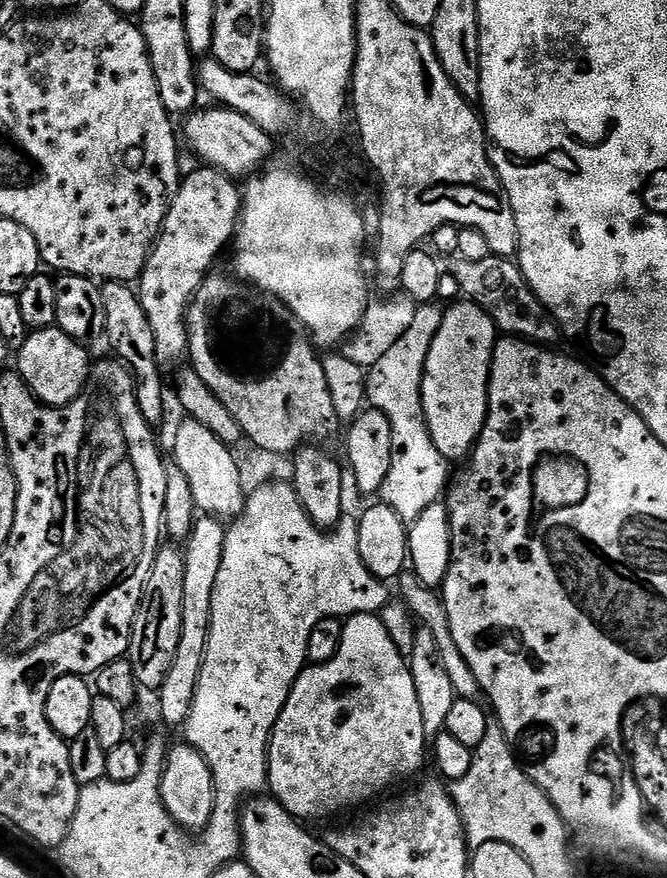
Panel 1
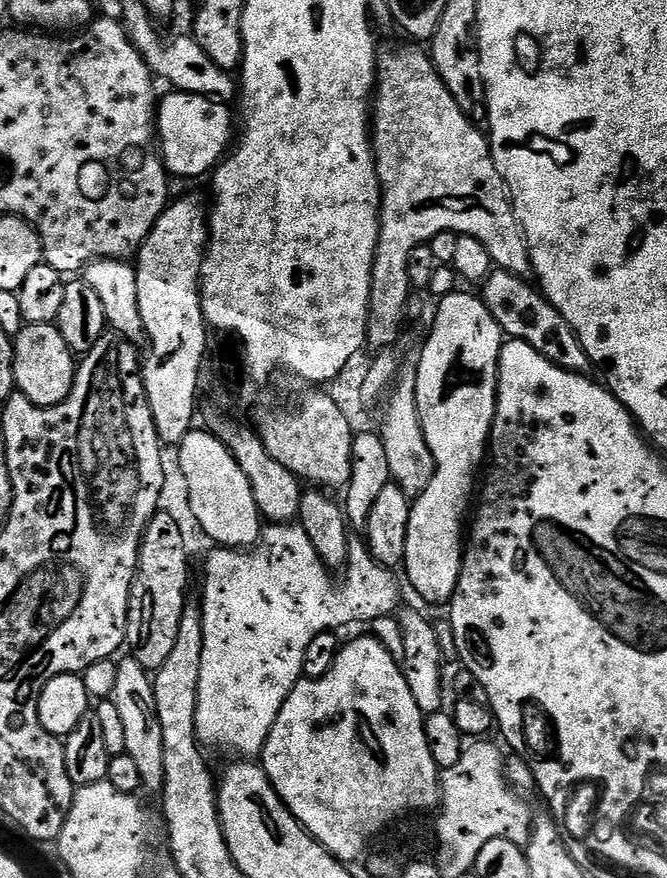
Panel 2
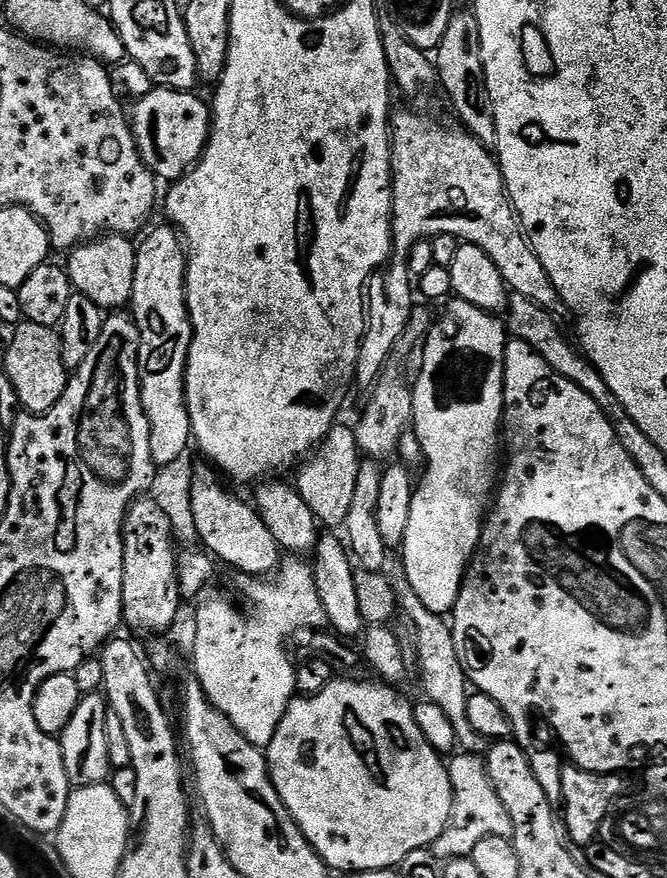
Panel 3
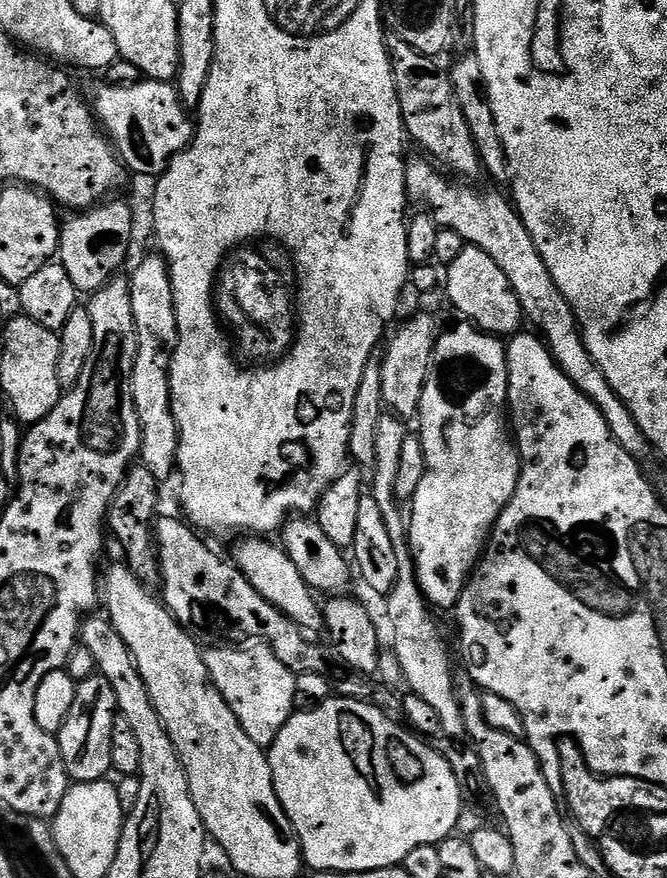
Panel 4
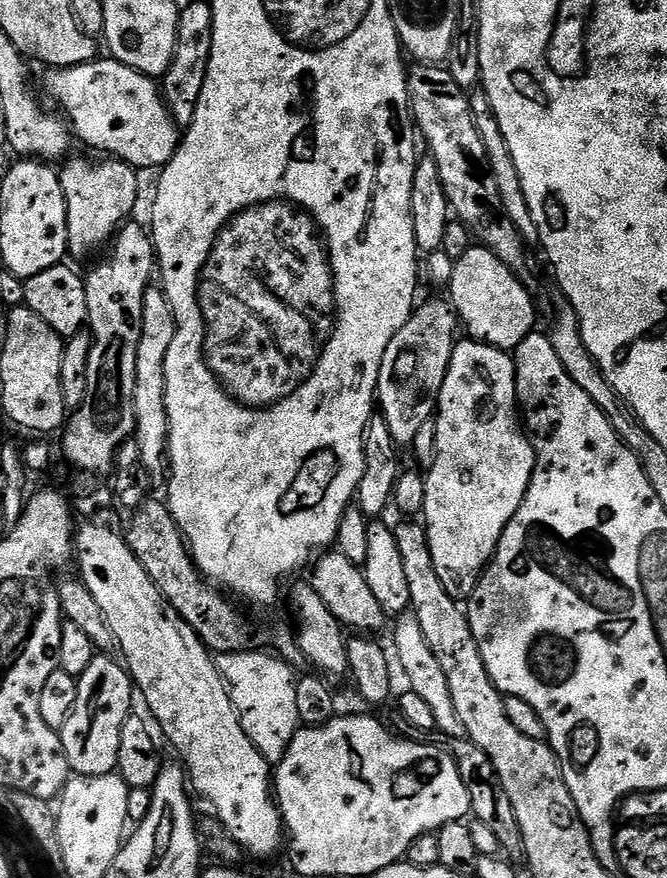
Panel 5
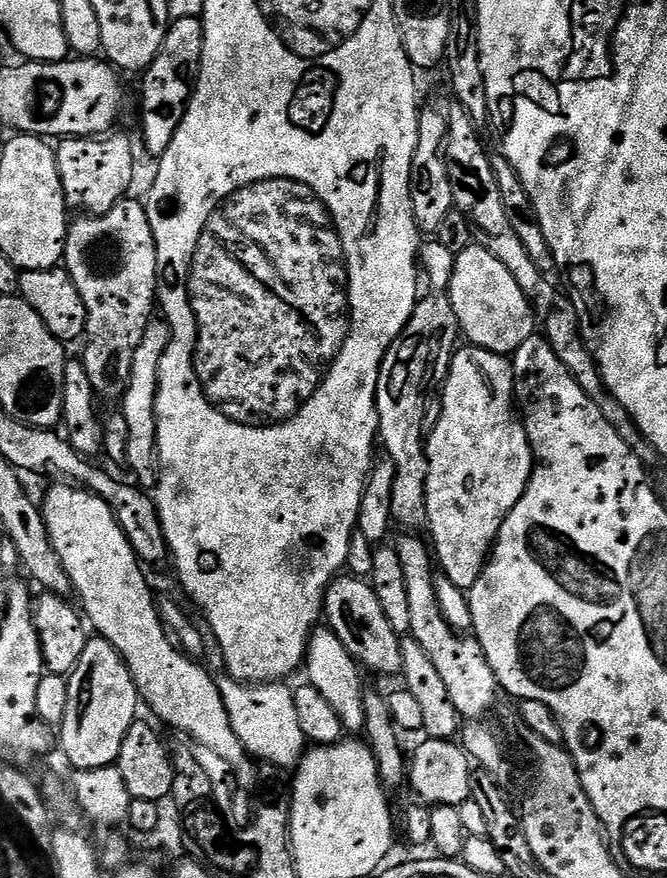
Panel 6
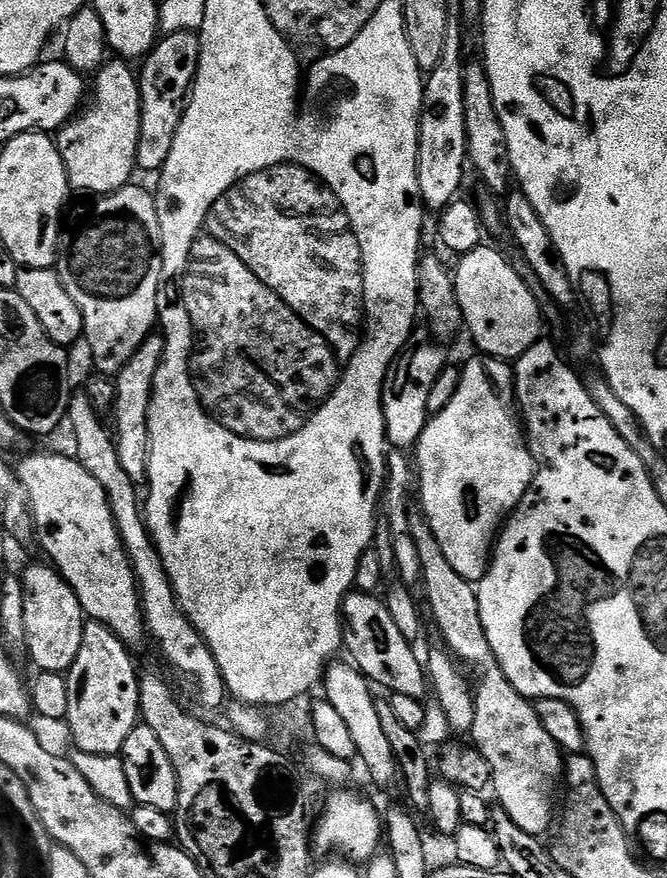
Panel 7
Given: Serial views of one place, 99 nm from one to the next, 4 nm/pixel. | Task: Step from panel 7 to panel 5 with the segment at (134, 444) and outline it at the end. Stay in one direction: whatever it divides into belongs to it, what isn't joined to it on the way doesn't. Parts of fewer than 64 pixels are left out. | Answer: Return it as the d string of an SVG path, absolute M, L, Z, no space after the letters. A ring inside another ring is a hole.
M149 286L142 302L142 334L144 337L138 342L138 358L136 359L136 393L134 406L136 407L136 430L134 439L140 443L142 462L150 474L153 482L159 481L166 472L166 453L168 451L168 415L164 405L164 363L166 354L170 350L170 342L174 342L176 333L176 319L172 313L170 302L165 298L159 287Z

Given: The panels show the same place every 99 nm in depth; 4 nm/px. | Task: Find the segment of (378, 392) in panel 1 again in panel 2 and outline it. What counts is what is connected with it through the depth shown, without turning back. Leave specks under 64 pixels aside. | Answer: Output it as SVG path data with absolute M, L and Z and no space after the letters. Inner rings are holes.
M405 363L403 367L401 367L399 375L396 377L396 381L390 389L390 395L386 400L386 405L387 404L388 409L384 412L382 435L384 437L384 445L386 446L386 459L390 462L390 474L392 475L392 480L409 498L415 498L422 494L422 490L426 490L426 486L430 486L430 478L434 478L434 470L436 469L436 463L430 454L430 446L426 446L426 438L424 437L422 422L418 414L415 363Z

